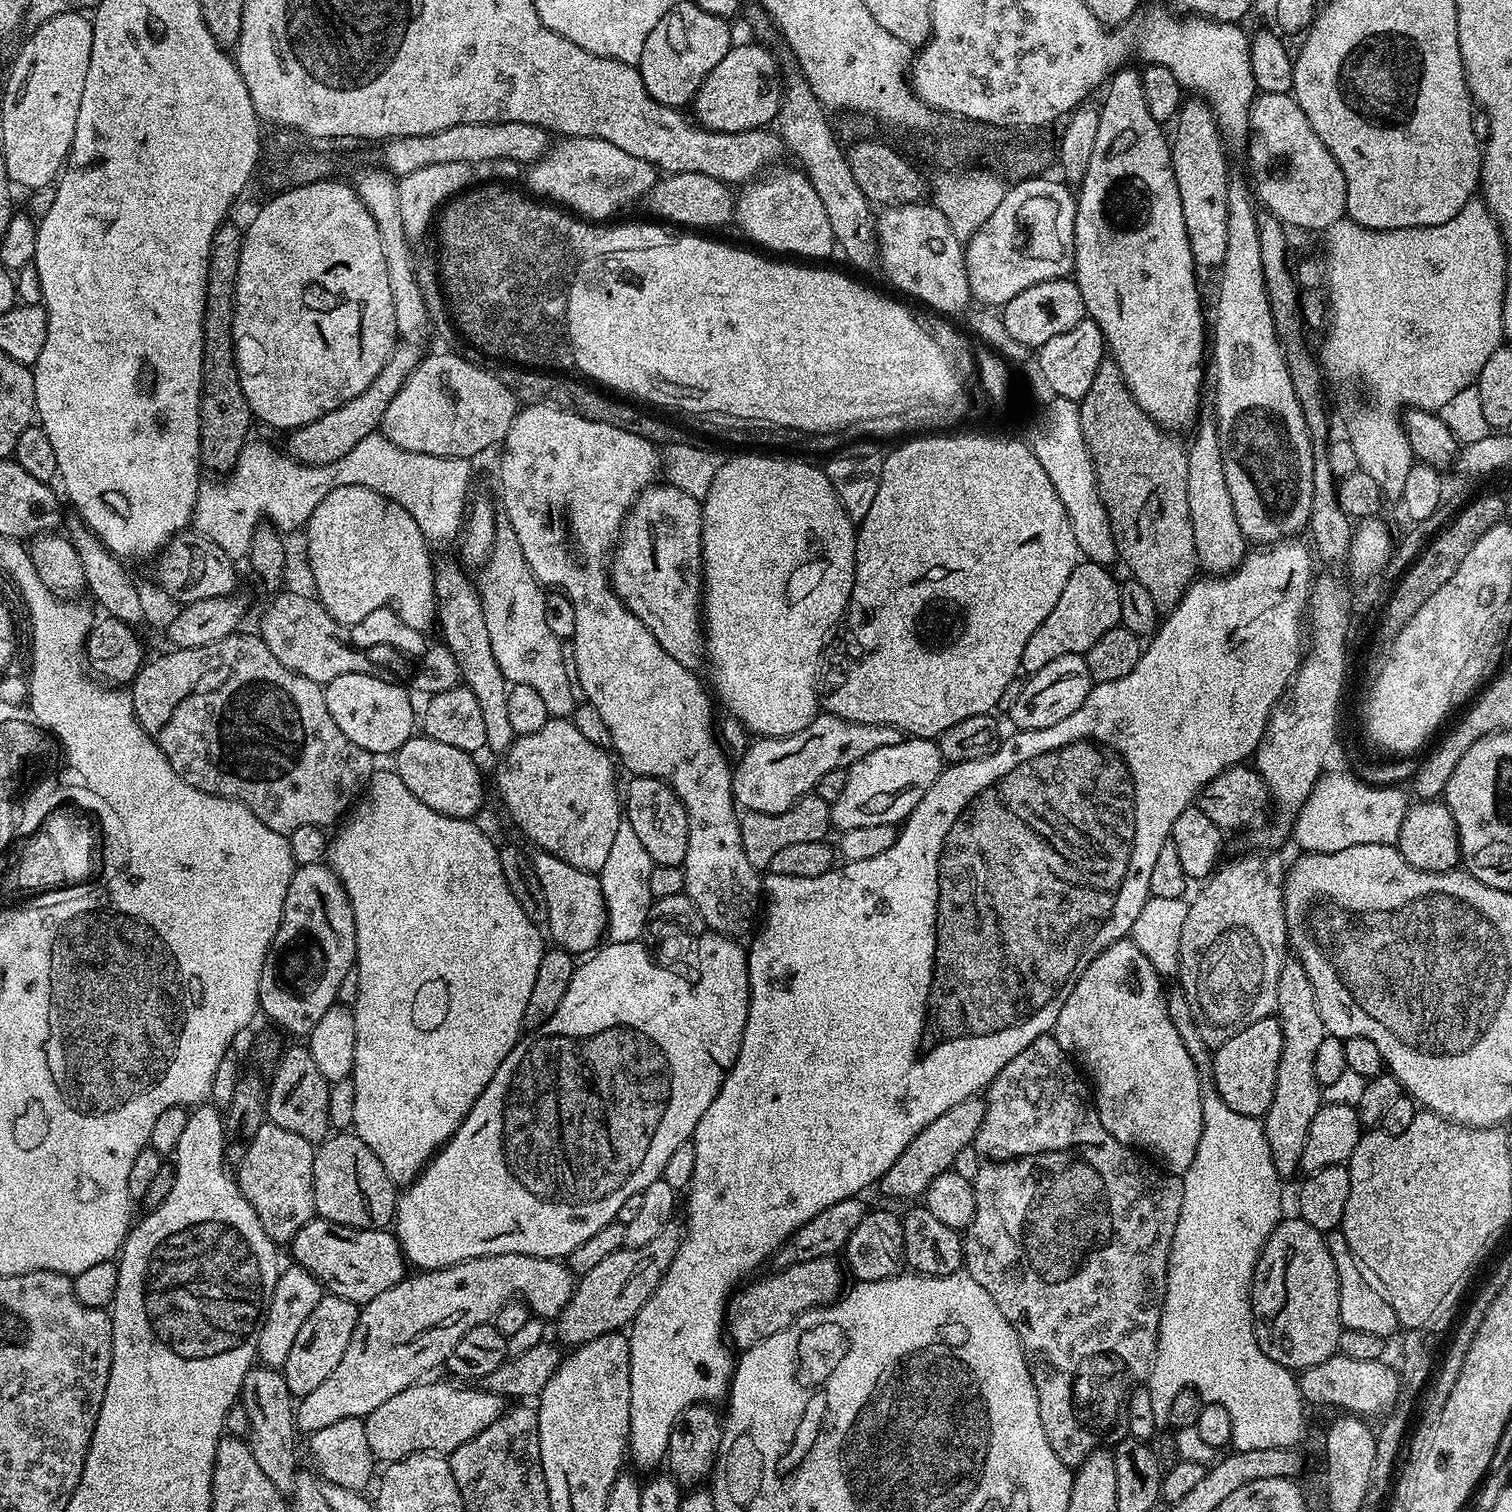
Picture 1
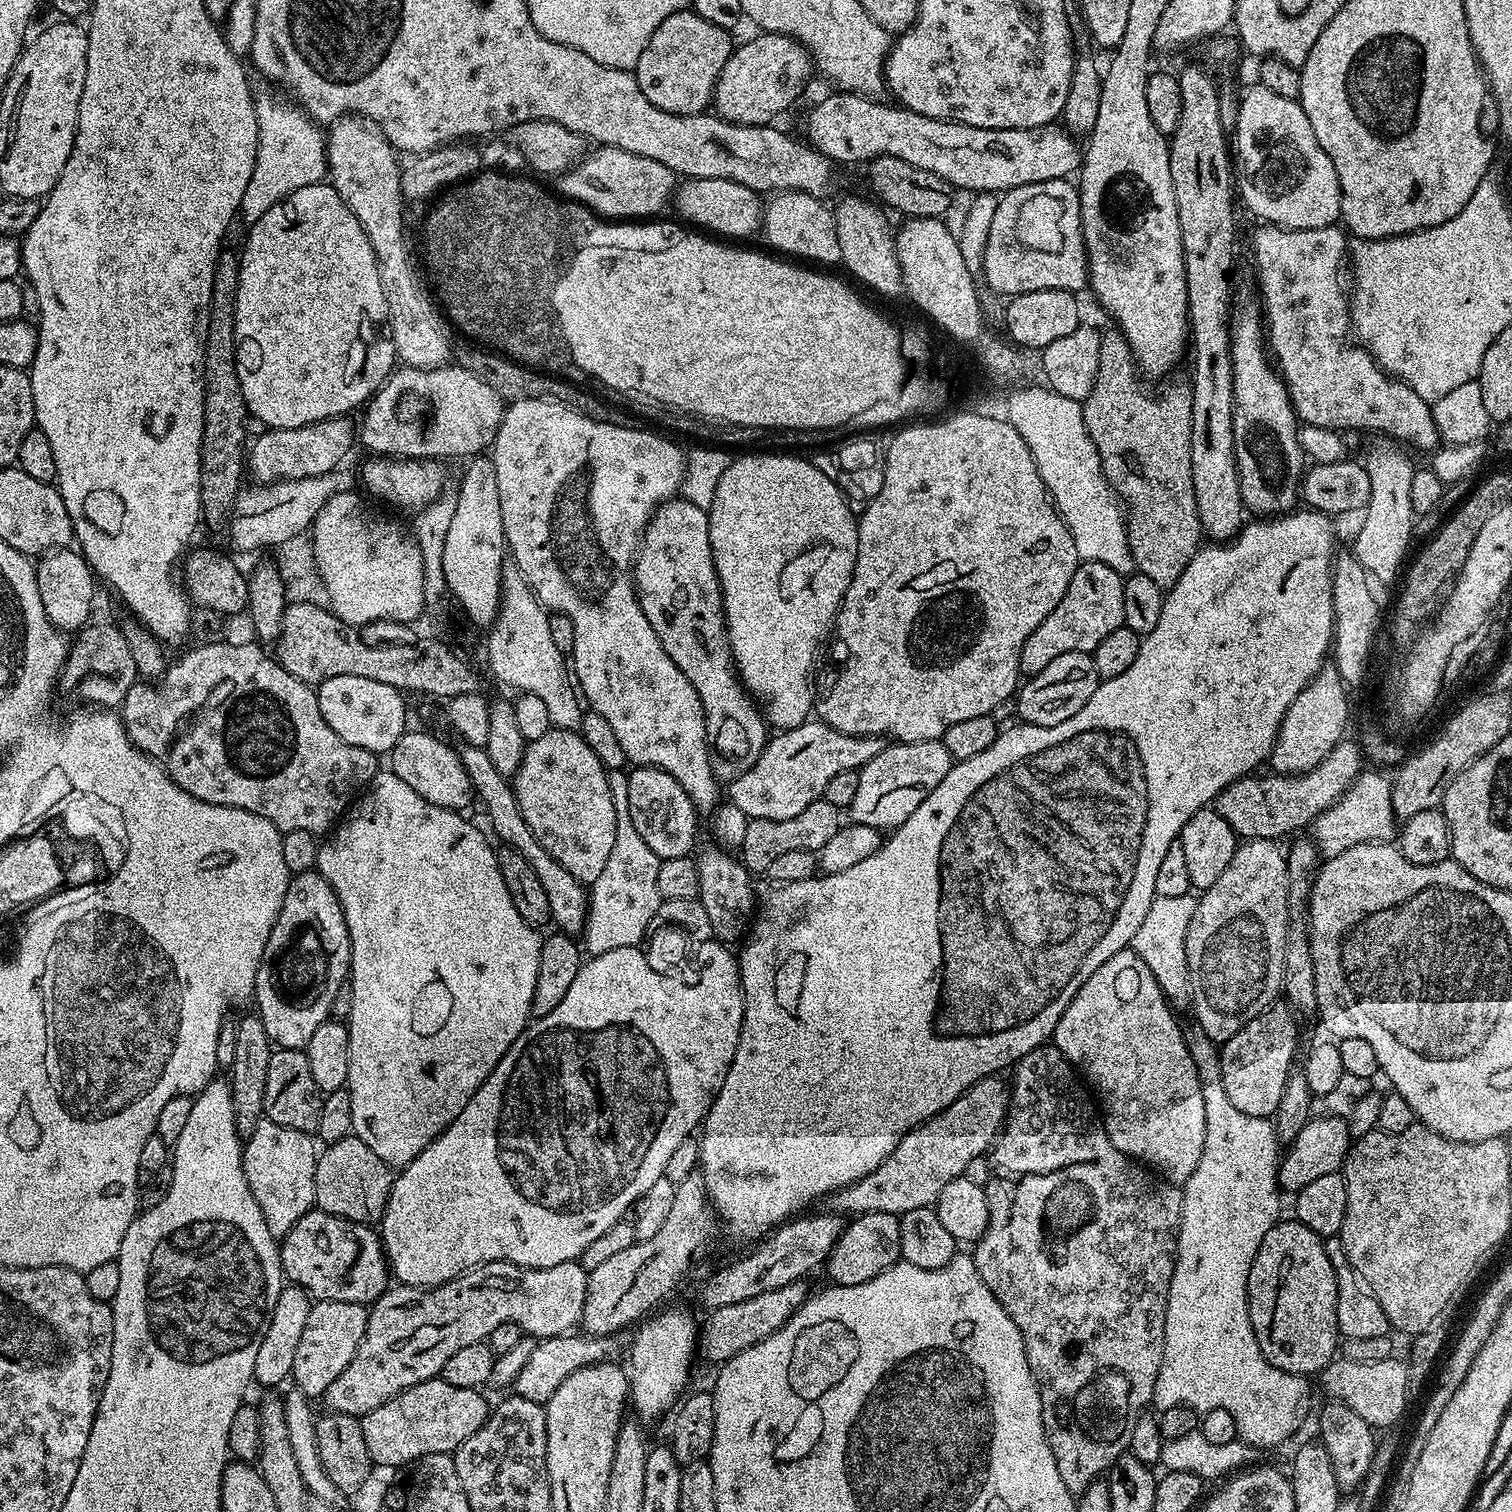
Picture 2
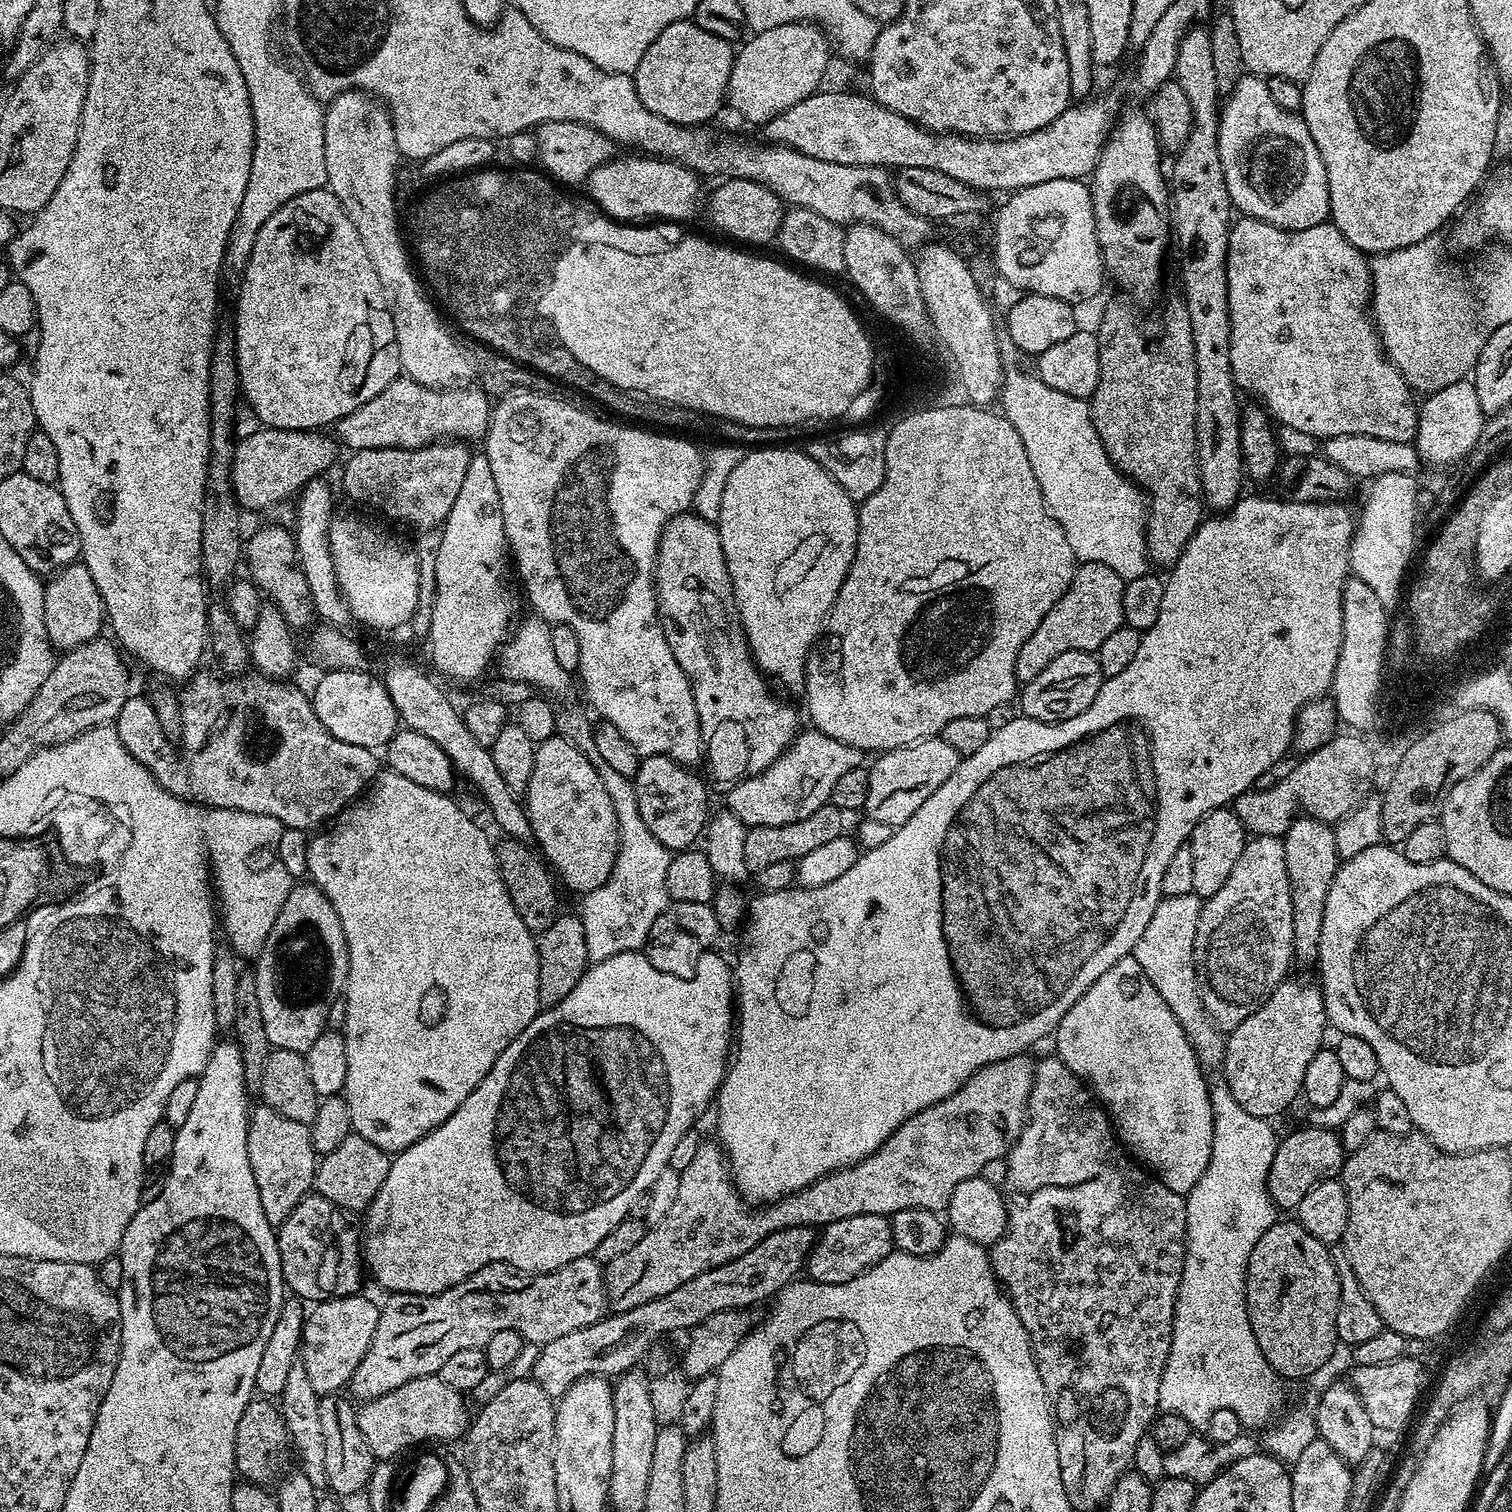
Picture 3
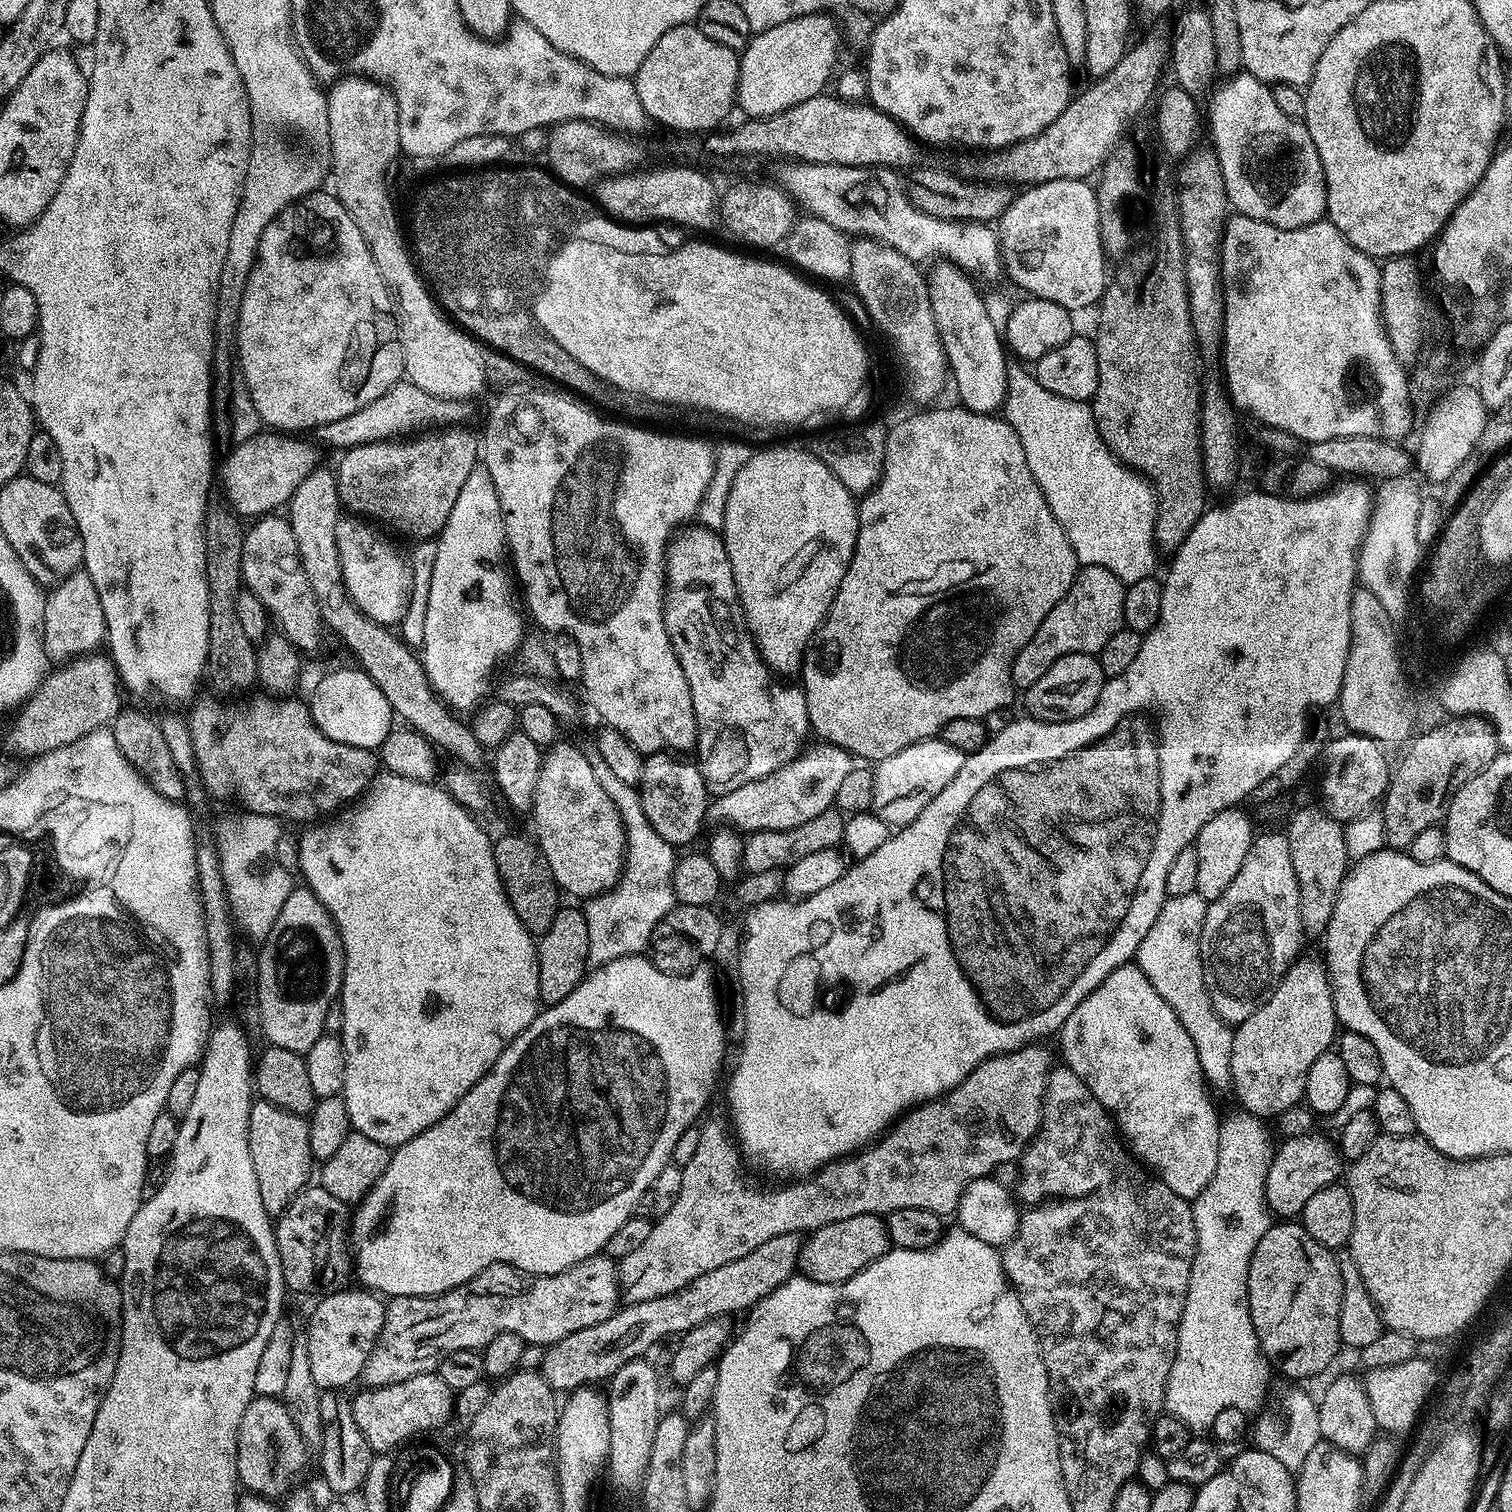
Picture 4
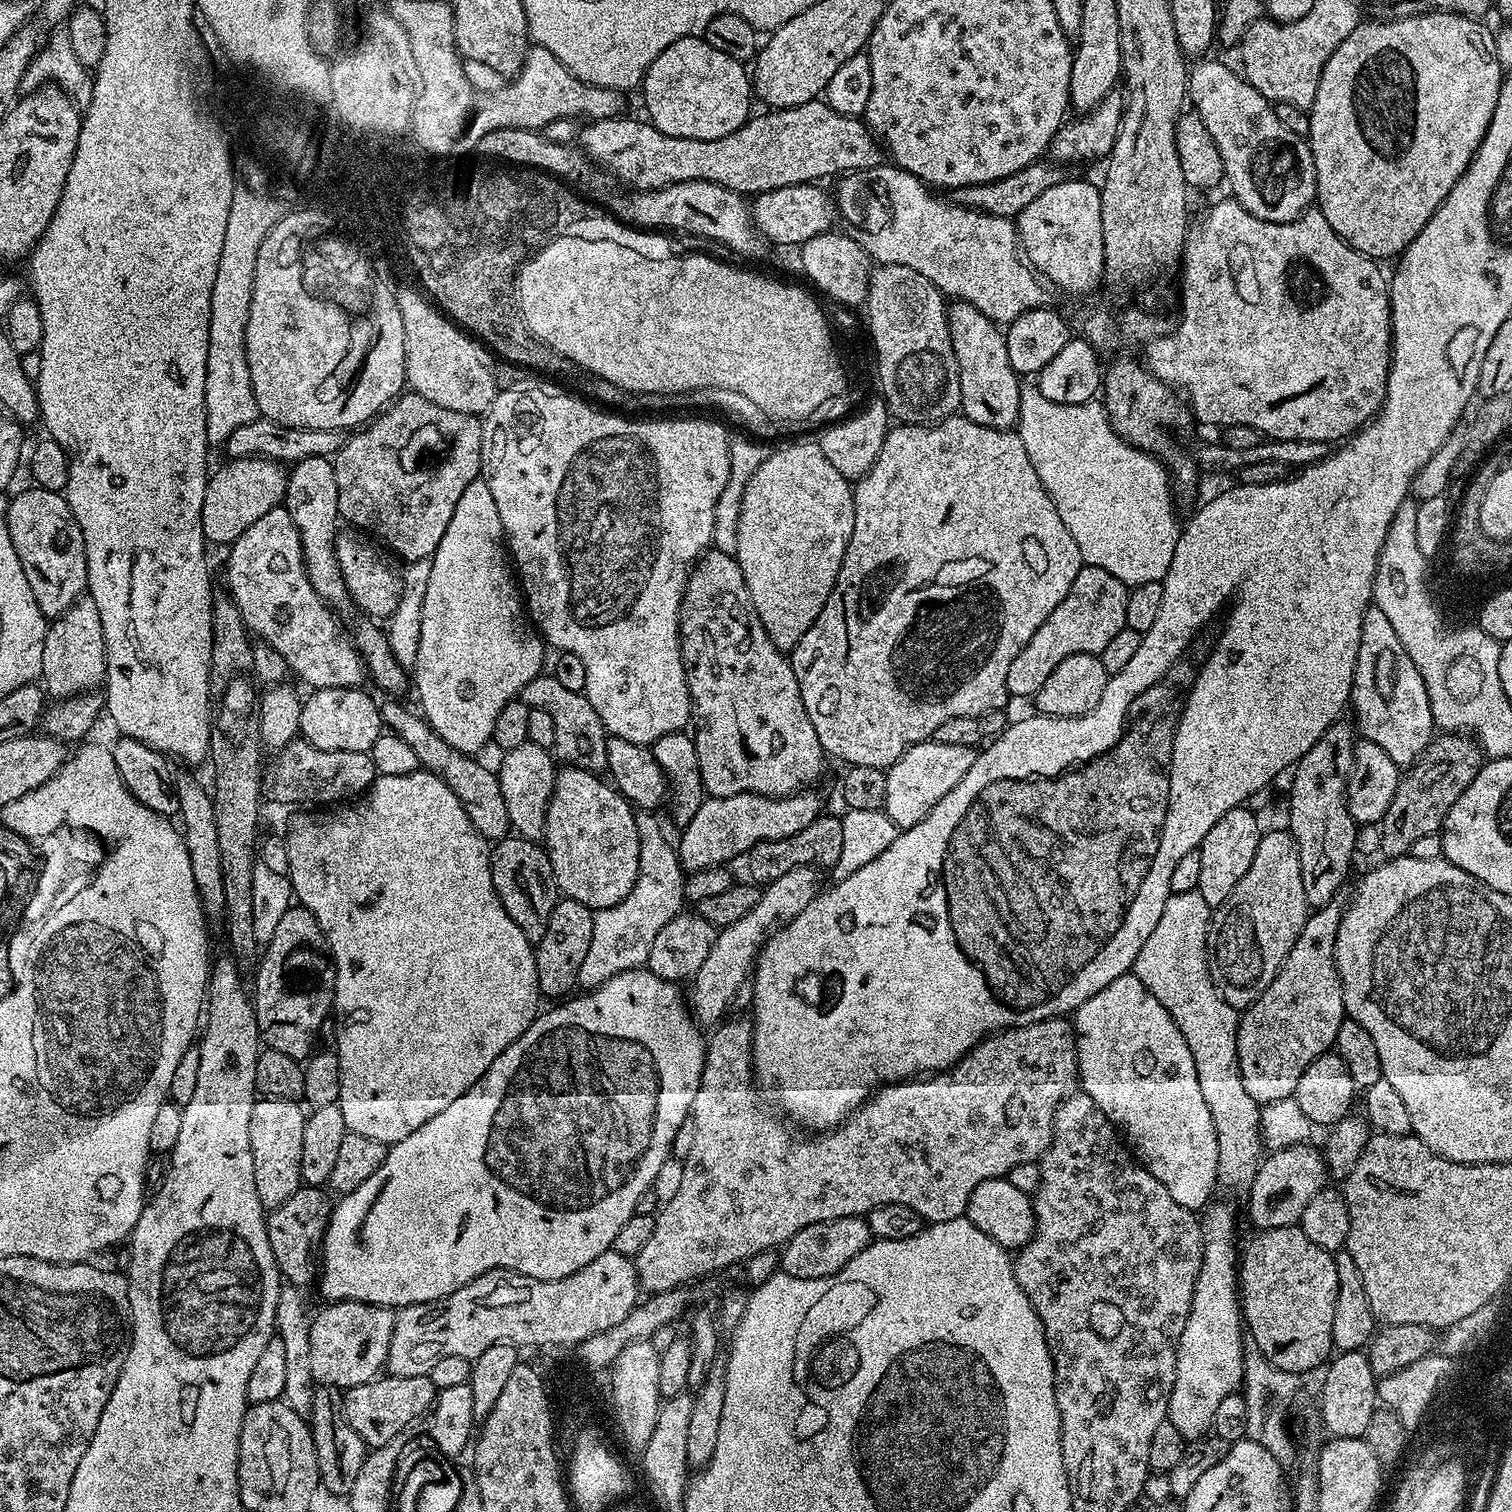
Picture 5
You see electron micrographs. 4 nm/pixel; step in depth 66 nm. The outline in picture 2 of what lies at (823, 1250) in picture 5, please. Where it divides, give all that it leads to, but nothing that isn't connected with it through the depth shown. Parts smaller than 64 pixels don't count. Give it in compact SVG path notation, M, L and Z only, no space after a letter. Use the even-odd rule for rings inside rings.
M862 1212L845 1223L843 1234L830 1250L826 1269L836 1283L833 1285L858 1286L870 1282L870 1278L882 1274L900 1259L900 1216L894 1212Z

